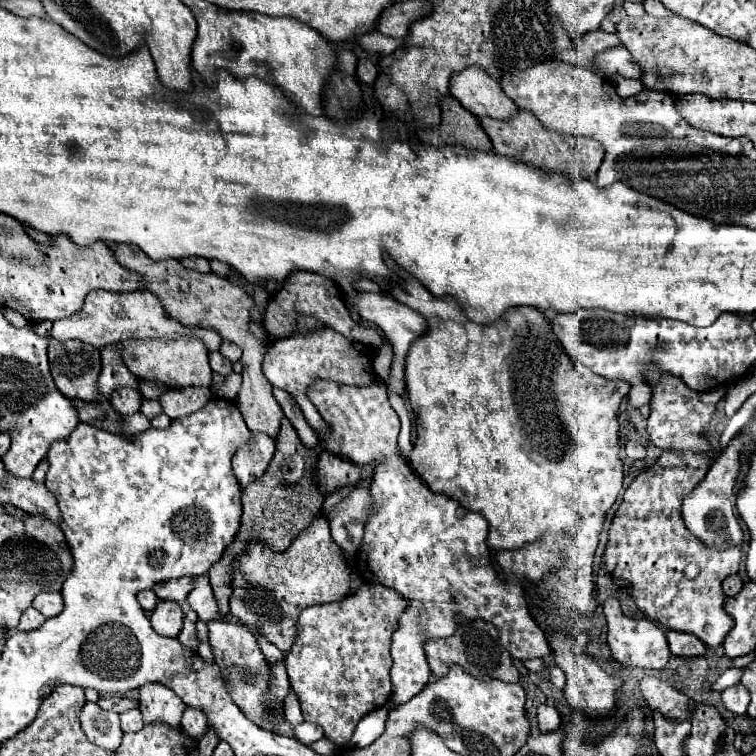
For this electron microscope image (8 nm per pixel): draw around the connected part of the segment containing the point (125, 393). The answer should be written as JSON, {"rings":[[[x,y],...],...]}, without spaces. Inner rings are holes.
{"rings":[[[119,387],[111,393],[109,401],[121,415],[131,415],[141,407],[141,393],[137,393],[133,387]]]}

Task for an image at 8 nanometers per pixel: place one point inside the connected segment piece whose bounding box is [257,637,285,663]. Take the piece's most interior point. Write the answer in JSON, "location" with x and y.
{"location":[272,654]}

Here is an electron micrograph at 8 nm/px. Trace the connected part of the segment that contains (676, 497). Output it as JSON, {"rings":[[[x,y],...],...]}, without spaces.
{"rings":[[[663,451],[649,469],[639,473],[627,487],[623,503],[613,517],[609,541],[603,551],[603,565],[611,583],[627,583],[629,599],[633,599],[633,603],[639,611],[645,613],[645,617],[665,625],[667,629],[693,633],[705,645],[717,647],[733,627],[731,615],[723,613],[725,593],[721,591],[721,583],[727,575],[739,571],[741,549],[729,547],[727,551],[711,551],[703,541],[699,541],[699,537],[695,537],[685,527],[685,521],[681,517],[681,503],[703,481],[707,467],[709,465],[707,461],[703,461],[703,457],[691,457],[691,453],[683,453],[683,457],[679,457],[679,453],[675,451]]]}

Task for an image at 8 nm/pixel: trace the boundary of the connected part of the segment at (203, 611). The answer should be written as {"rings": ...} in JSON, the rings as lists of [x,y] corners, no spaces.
{"rings":[[[199,575],[193,581],[193,589],[187,595],[187,601],[191,605],[191,609],[199,615],[199,619],[203,621],[211,621],[211,619],[221,619],[217,613],[217,603],[209,585],[207,575]]]}

